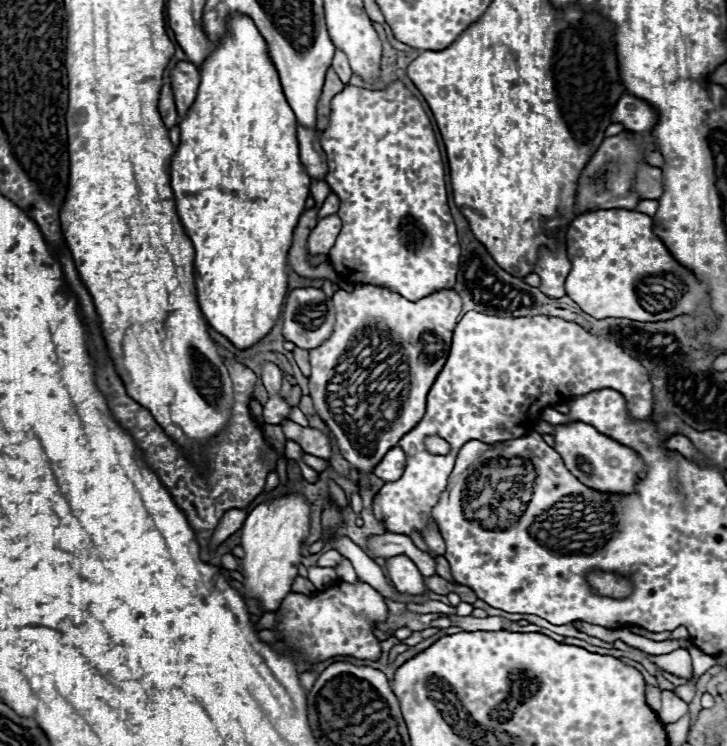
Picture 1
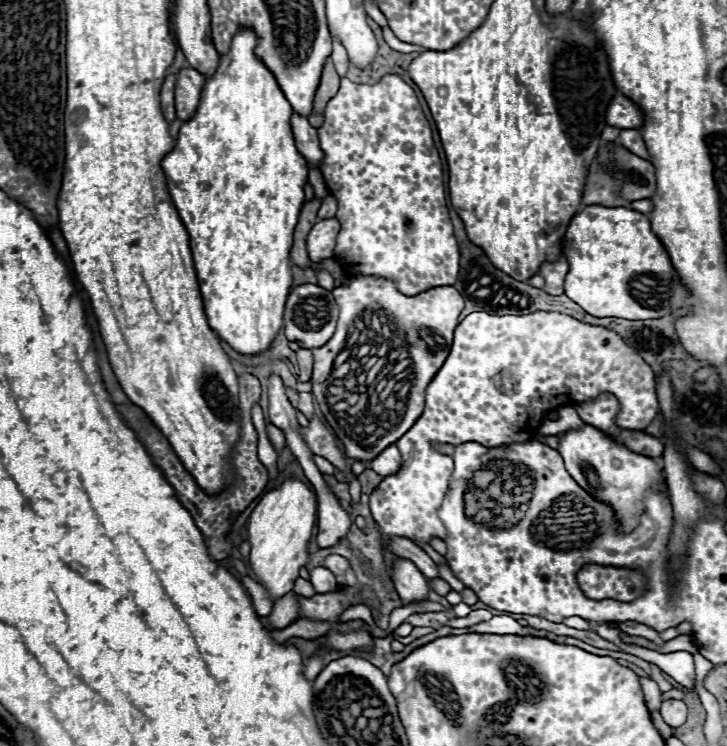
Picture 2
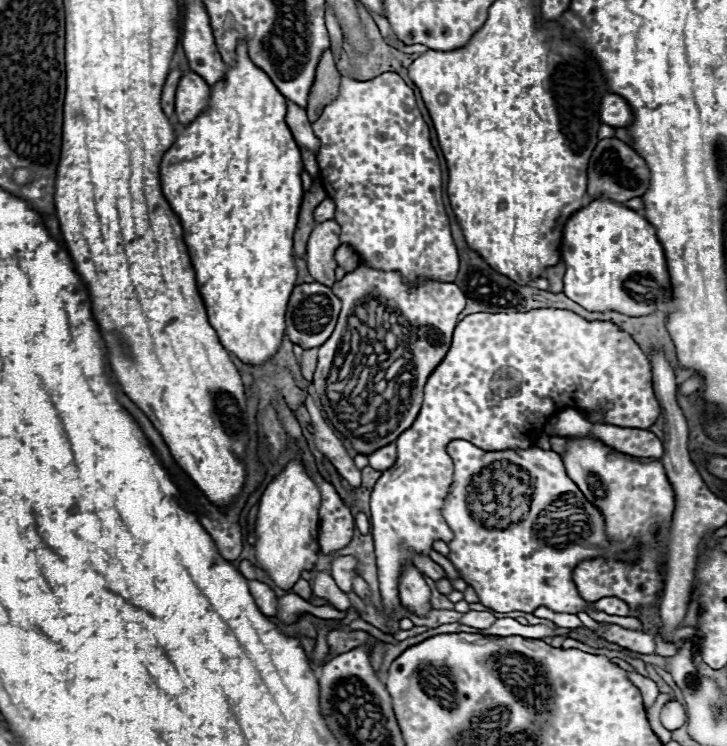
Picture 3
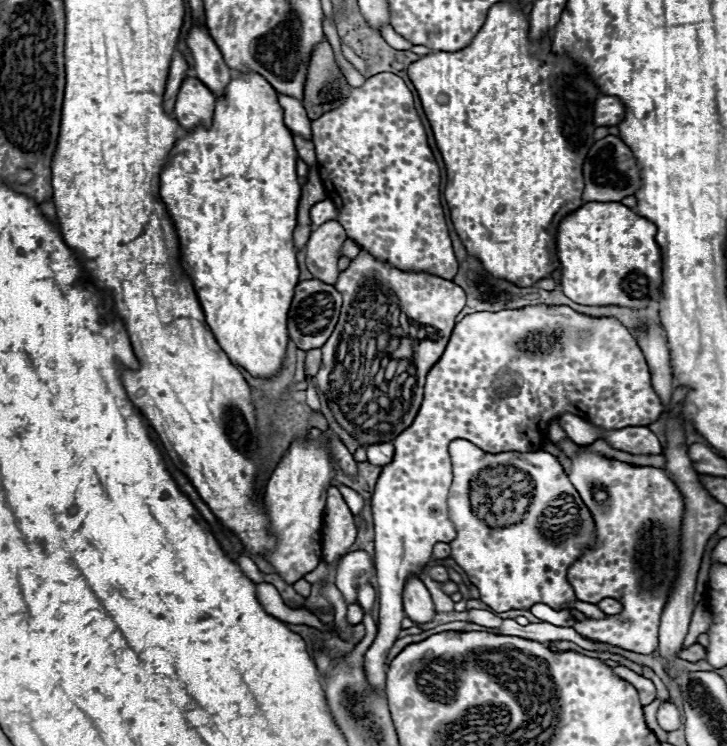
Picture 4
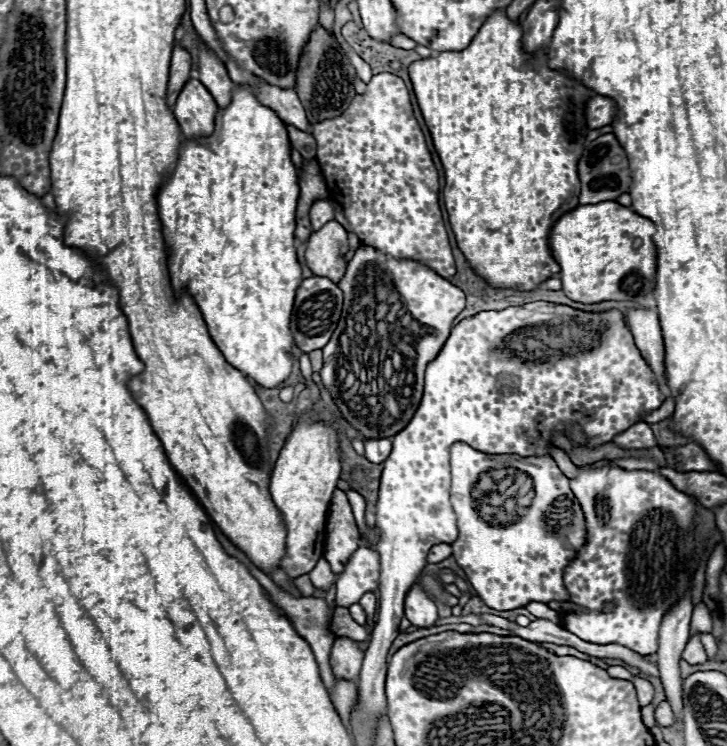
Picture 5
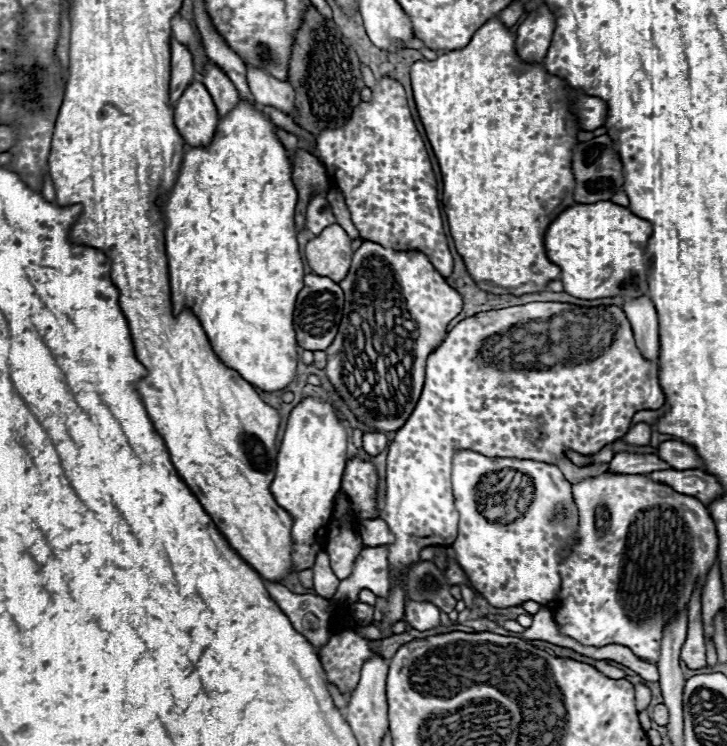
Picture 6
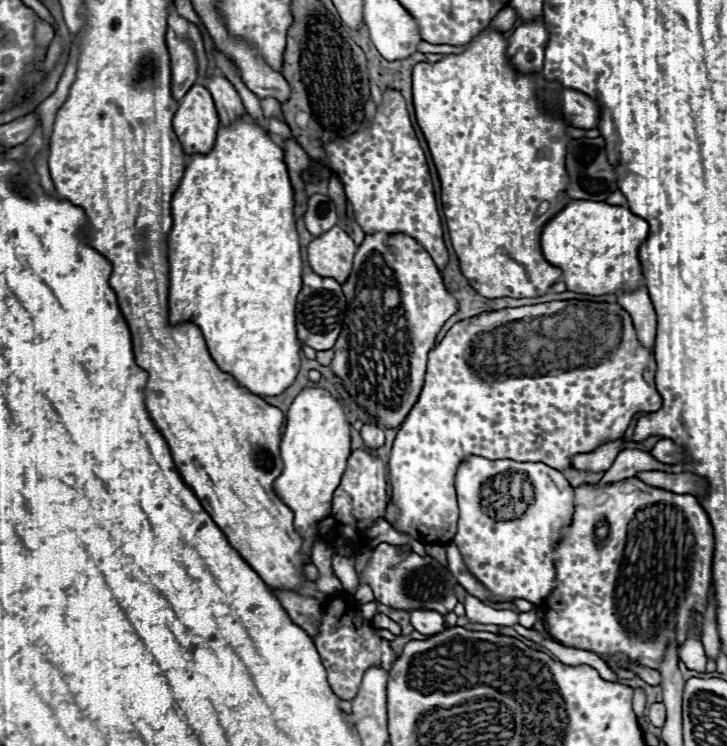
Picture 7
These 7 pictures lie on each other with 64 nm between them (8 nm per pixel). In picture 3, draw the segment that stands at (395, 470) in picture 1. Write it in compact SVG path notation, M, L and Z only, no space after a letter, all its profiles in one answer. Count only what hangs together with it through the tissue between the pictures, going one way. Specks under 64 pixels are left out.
M394 442L390 446L384 446L382 450L376 450L374 454L370 454L368 462L378 472L384 472L384 470L392 468L394 462L396 462L396 446L394 446Z

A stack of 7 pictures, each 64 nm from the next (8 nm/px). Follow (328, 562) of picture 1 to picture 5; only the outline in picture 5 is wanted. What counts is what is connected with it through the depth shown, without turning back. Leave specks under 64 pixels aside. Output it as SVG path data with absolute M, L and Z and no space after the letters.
M358 548L344 564L344 572L336 576L336 604L350 606L356 604L364 592L378 590L378 576L378 552L370 548Z

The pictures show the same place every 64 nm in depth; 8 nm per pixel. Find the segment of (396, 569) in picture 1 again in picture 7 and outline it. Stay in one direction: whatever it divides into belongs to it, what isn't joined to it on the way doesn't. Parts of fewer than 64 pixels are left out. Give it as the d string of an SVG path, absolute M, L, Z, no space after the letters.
M410 610L410 622L416 632L434 636L444 630L444 616L436 610Z

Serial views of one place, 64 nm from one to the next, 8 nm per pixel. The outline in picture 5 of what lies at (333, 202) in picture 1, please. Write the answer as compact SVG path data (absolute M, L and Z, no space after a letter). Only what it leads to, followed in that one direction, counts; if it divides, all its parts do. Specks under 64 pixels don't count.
M318 200L310 208L310 222L312 230L320 230L326 222L334 220L334 206L330 200Z

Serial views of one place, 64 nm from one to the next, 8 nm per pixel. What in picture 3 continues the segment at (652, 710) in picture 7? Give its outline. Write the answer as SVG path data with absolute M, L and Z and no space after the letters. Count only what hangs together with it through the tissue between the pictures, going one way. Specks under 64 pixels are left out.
M670 700L670 702L662 708L660 720L662 720L662 724L664 724L668 730L680 728L680 726L686 722L686 708L684 708L684 704L680 704L680 702L676 702L676 700Z

